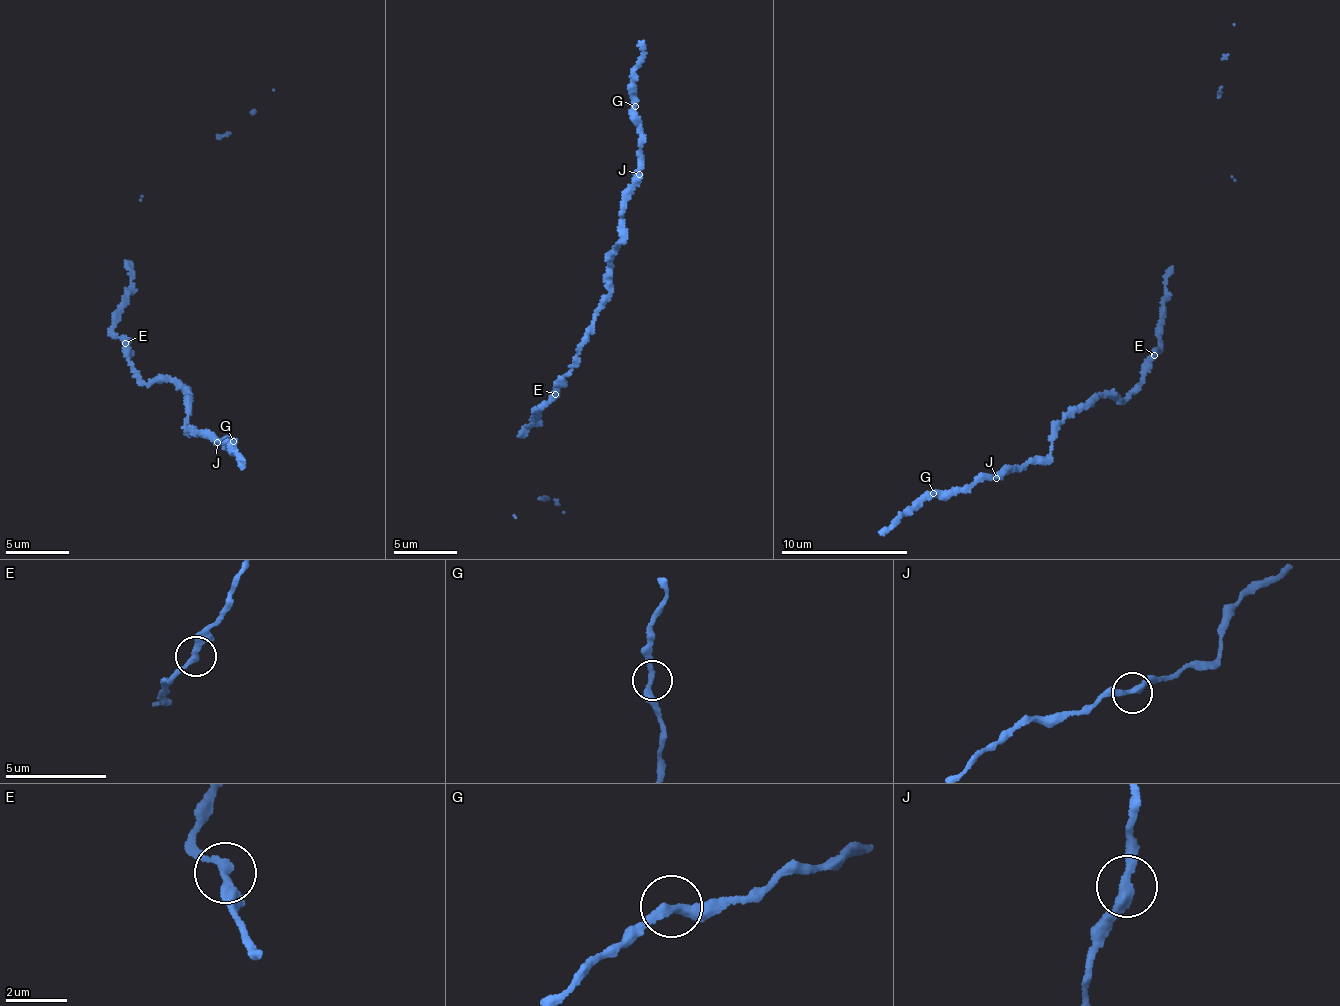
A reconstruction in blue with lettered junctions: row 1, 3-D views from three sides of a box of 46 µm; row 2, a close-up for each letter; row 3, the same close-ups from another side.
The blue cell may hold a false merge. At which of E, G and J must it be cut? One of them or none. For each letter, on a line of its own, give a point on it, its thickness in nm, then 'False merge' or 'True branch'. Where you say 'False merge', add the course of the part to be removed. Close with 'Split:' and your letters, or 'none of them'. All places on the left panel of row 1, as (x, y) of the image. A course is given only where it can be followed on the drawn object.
E: Place: (125, 343). Thickness 280 nm. True branch
G: Place: (233, 441). Thickness 260 nm. True branch
J: Place: (217, 442). Thickness 300 nm. True branch
Split: none of them

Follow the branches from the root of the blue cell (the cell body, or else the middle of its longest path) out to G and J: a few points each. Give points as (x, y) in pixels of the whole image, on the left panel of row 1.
G: (129, 353), (142, 382), (168, 378), (188, 390), (188, 429), (233, 441)
J: (129, 353), (129, 365), (142, 382), (168, 378), (184, 393), (188, 390), (185, 425), (217, 442)

